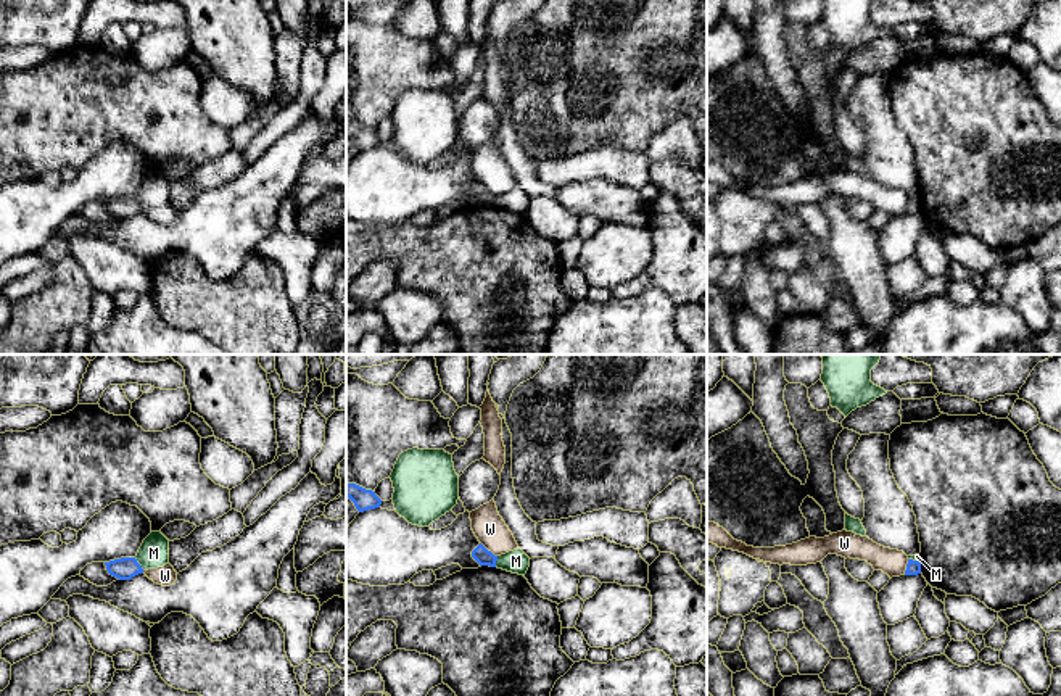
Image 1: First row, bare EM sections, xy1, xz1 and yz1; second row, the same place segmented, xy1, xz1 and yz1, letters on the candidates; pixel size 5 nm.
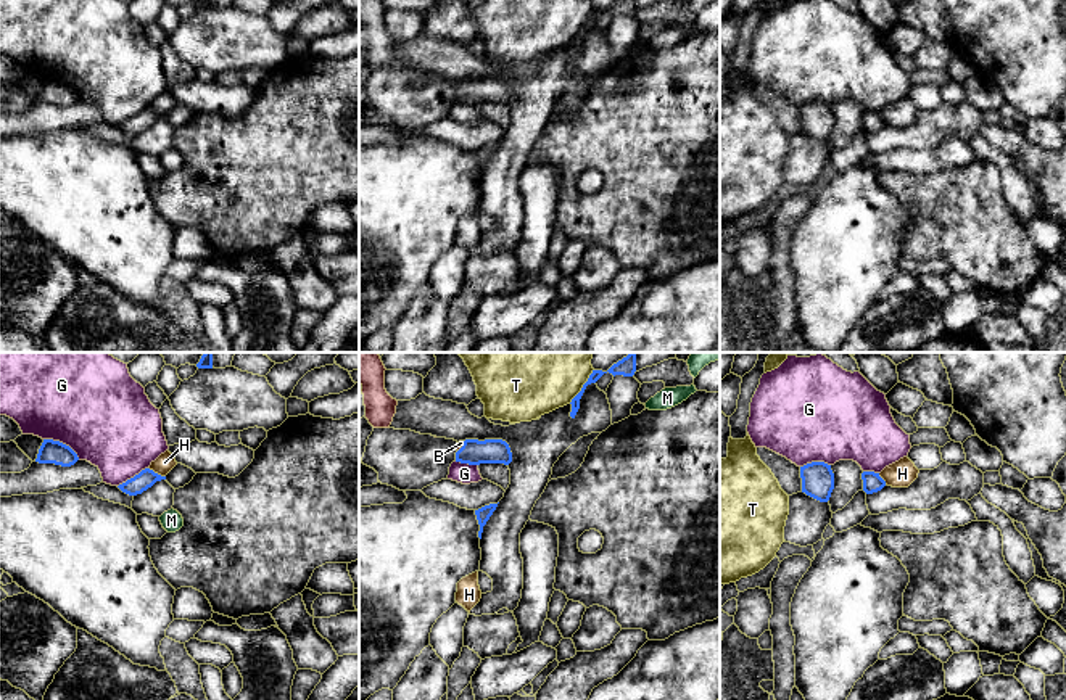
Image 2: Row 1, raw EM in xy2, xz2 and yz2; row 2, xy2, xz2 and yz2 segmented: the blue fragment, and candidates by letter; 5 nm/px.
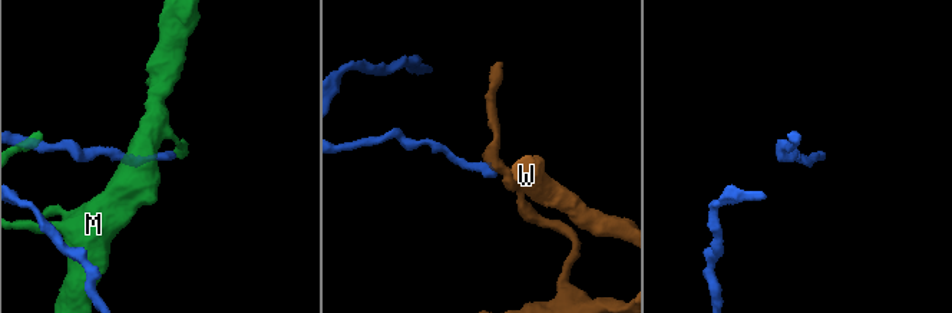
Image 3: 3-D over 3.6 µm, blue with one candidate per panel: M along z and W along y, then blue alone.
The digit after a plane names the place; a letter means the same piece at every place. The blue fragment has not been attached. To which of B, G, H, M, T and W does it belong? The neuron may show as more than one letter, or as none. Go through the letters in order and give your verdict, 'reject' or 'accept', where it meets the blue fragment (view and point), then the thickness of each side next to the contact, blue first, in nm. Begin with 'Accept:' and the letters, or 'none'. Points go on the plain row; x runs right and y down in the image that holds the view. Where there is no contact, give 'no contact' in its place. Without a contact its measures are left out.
Accept: B
B: accept; meets blue in xz2 at (462, 86); 130 nm thick on the blue side, 20 nm on the other
G: reject; meets blue in xy2 at (61, 82); 120 nm thick on the blue side, 480 nm on the other
H: reject; meets blue in xy2 at (157, 113); 90 nm thick on the blue side, 90 nm on the other
M: reject; meets blue in xy1 at (139, 203); 110 nm thick on the blue side, 150 nm on the other
T: reject; meets blue in xz2 at (583, 26); 80 nm thick on the blue side, 280 nm on the other
W: reject; meets blue in xz1 at (487, 189); 80 nm thick on the blue side, 160 nm on the other

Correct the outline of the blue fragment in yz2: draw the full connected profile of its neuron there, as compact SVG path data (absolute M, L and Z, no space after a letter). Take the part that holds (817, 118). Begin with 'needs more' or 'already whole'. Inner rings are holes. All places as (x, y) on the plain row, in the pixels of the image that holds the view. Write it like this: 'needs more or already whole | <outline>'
already whole | M812 101L800 106L802 132L820 140L828 142L834 129L834 113L831 105L824 101Z

